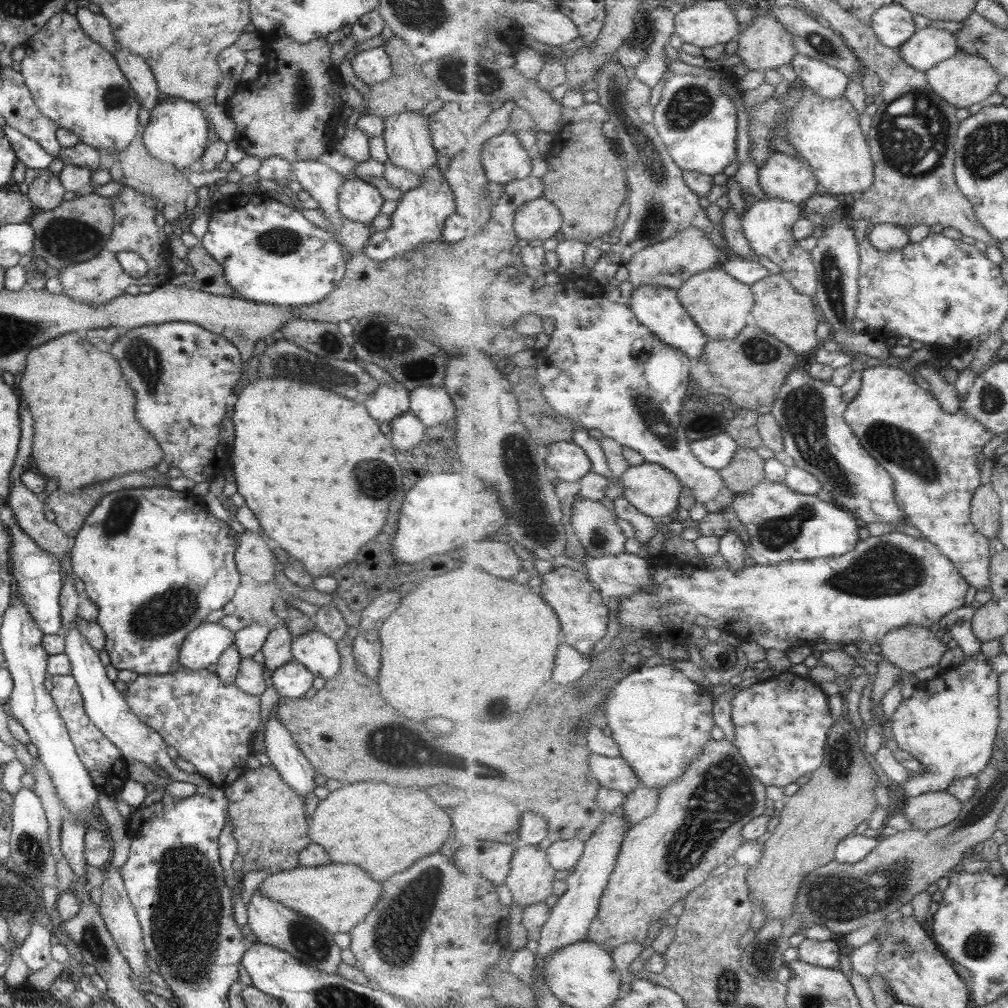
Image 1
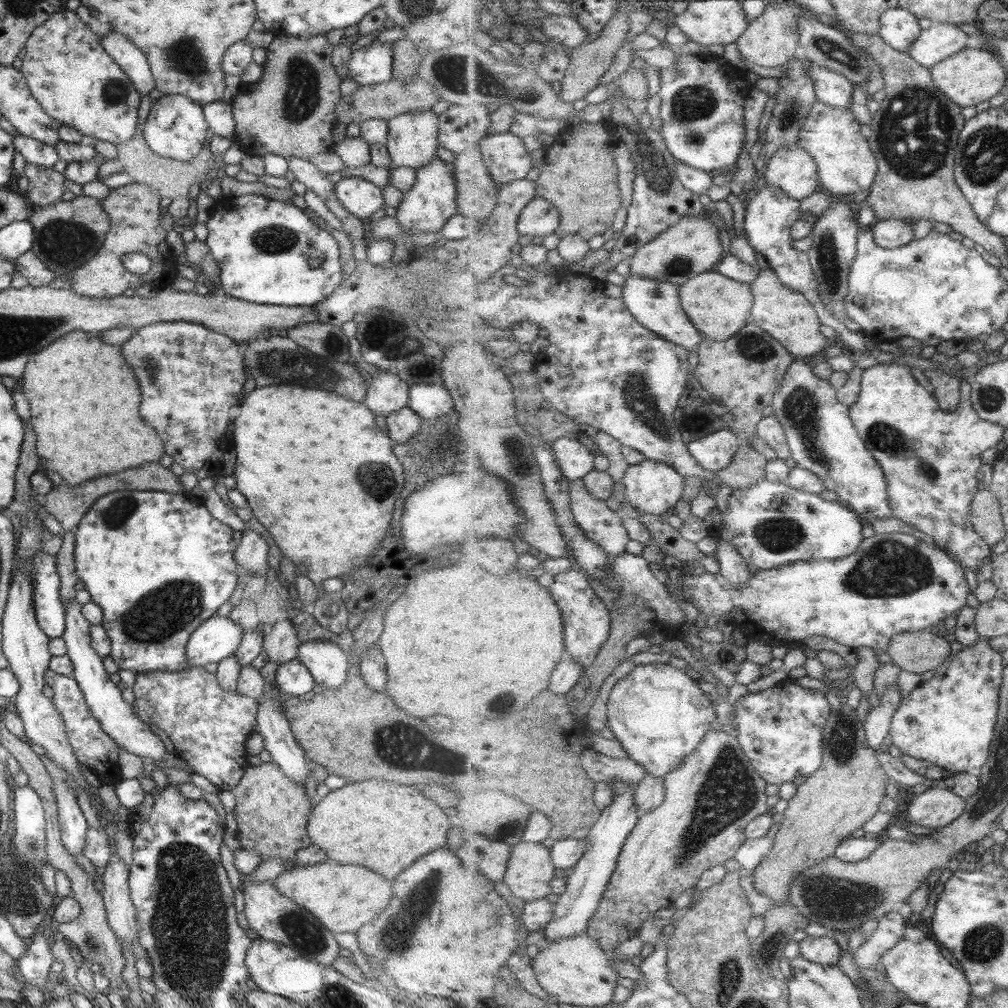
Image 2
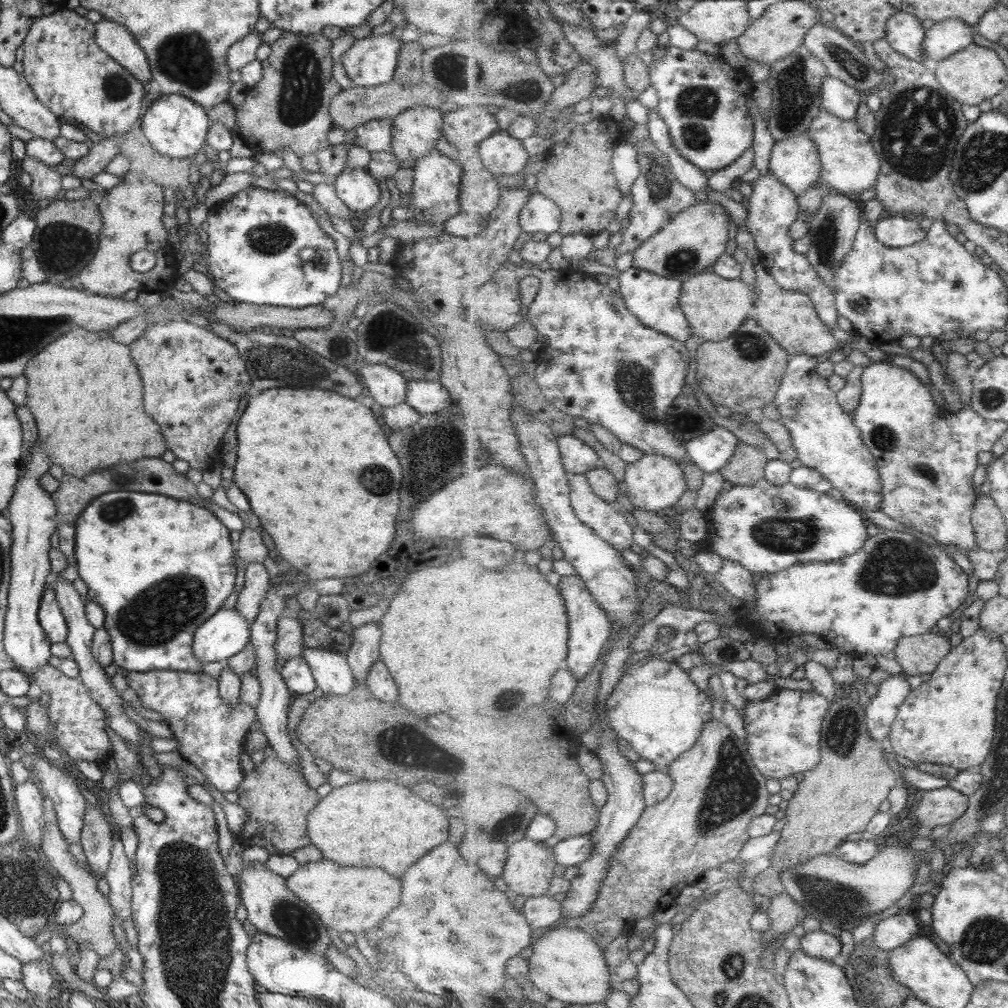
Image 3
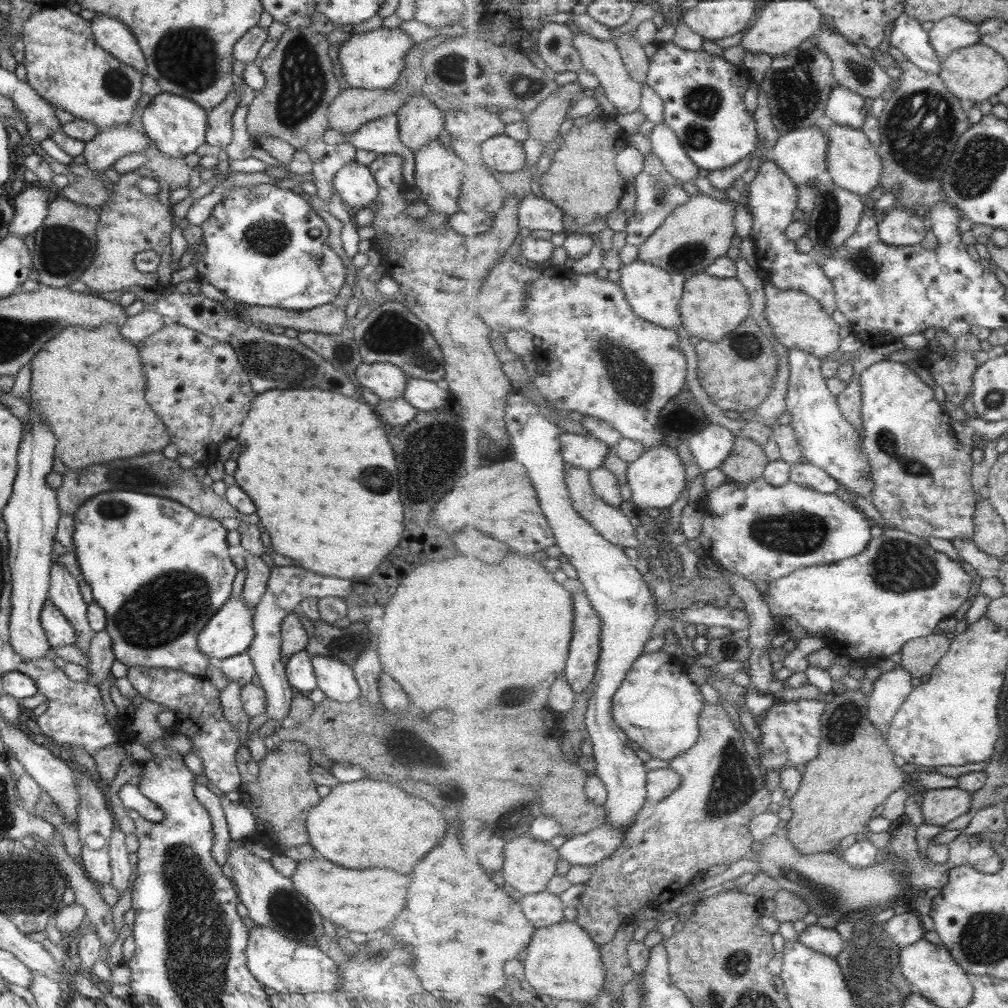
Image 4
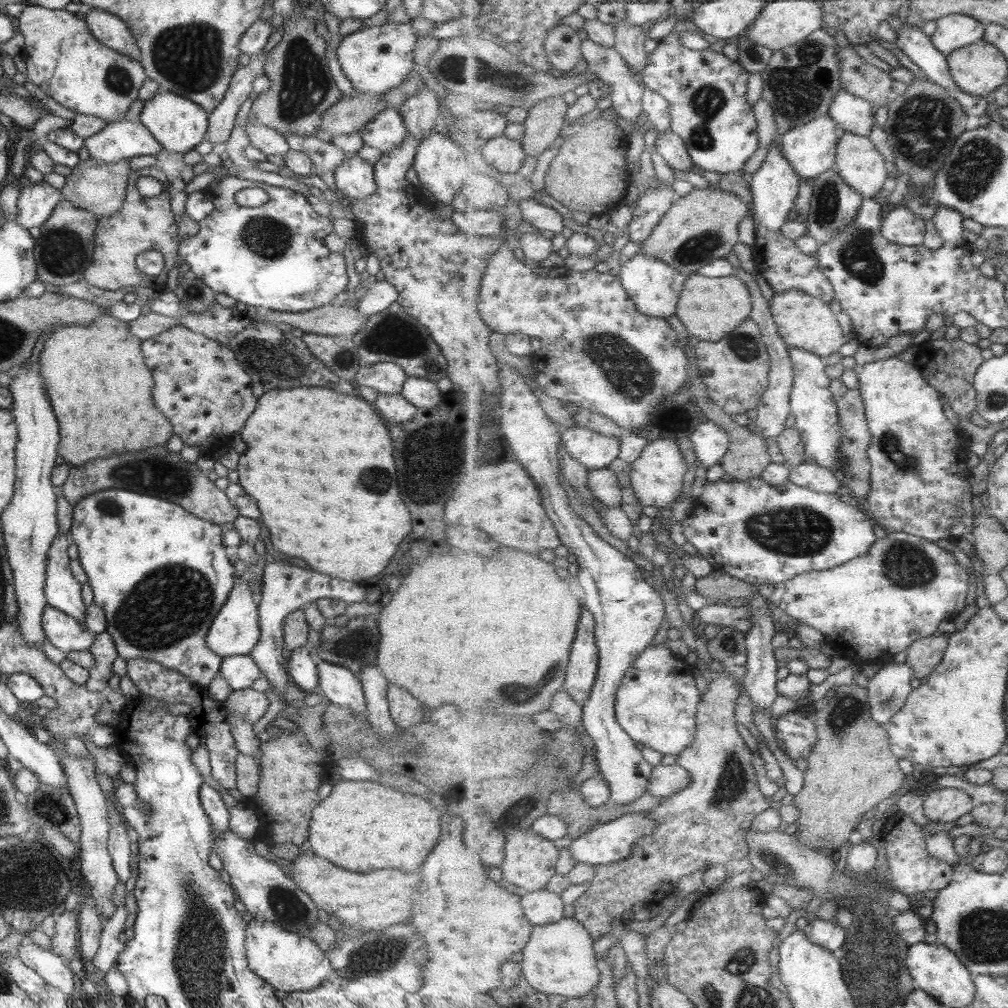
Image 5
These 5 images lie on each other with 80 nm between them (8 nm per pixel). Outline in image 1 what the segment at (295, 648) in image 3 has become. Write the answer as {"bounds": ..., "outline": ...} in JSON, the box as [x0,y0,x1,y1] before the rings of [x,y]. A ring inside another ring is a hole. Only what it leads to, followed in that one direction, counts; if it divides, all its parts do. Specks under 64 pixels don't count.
{"bounds":[260,622,292,673],"outline":[[[281,622],[267,633],[266,639],[260,648],[261,654],[263,654],[262,665],[267,672],[272,673],[273,670],[279,668],[282,664],[292,660],[292,654],[290,653],[291,641],[290,632]]]}

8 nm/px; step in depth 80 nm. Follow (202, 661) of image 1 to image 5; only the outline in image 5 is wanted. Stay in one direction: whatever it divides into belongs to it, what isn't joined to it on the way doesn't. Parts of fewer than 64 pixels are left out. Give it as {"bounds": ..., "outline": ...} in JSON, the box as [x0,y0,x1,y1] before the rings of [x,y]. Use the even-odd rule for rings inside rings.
{"bounds":[204,576,259,658],"outline":[[[247,576],[241,583],[235,583],[227,595],[227,600],[211,621],[204,636],[205,646],[221,658],[247,655],[259,638],[257,622],[257,598],[248,589]]]}

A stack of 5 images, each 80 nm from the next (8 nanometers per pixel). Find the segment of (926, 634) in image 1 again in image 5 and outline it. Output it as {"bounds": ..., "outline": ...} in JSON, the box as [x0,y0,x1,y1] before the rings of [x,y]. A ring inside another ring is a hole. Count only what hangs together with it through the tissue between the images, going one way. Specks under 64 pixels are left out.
{"bounds":[905,635,949,679],"outline":[[[931,635],[916,640],[907,648],[905,662],[914,668],[917,679],[928,677],[936,670],[936,666],[944,659],[949,643],[947,635]]]}

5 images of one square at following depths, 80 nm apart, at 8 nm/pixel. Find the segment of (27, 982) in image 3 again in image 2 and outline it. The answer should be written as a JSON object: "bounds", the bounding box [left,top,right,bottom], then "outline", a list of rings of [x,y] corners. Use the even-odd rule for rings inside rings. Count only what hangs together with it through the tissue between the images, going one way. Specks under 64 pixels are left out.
{"bounds":[16,928,54,986],"outline":[[[38,928],[28,941],[27,950],[19,958],[16,966],[18,974],[31,986],[43,985],[49,975],[49,966],[54,961],[47,944],[47,938]]]}

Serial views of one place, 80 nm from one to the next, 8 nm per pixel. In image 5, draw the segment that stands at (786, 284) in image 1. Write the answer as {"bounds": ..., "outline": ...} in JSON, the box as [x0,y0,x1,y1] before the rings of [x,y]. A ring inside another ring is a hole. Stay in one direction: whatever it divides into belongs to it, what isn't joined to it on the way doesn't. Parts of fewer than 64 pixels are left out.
{"bounds":[770,289,848,357],"outline":[[[791,289],[774,293],[770,300],[770,309],[779,334],[790,346],[804,348],[809,352],[817,353],[817,356],[826,357],[839,352],[841,346],[848,341],[837,320],[837,315],[829,308],[829,302],[821,297],[811,296],[803,290]]]}

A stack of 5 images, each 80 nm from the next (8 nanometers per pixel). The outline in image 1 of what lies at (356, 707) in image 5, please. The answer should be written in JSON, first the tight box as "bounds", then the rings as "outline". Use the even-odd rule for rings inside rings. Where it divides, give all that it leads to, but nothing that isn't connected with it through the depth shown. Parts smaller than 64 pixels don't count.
{"bounds":[290,628,340,680],"outline":[[[317,628],[292,638],[290,653],[292,660],[302,664],[314,678],[331,680],[339,670],[340,656],[336,642]]]}

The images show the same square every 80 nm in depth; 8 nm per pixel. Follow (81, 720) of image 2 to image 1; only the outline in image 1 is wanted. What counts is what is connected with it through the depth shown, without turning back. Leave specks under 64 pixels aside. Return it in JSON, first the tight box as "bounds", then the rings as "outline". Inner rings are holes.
{"bounds":[48,674,137,820],"outline":[[[70,674],[66,676],[52,676],[51,682],[53,688],[51,688],[48,693],[51,695],[58,715],[64,722],[78,759],[83,763],[85,770],[88,772],[89,778],[91,778],[96,788],[103,794],[114,798],[117,812],[127,820],[137,808],[125,804],[120,797],[120,788],[123,788],[125,781],[128,779],[127,769],[125,768],[126,763],[123,760],[122,754],[117,750],[117,748],[115,748],[114,744],[111,744],[110,740],[107,740],[101,734],[100,730],[95,728],[94,724],[91,724],[91,721],[87,718],[87,715],[84,713],[79,689]]]}

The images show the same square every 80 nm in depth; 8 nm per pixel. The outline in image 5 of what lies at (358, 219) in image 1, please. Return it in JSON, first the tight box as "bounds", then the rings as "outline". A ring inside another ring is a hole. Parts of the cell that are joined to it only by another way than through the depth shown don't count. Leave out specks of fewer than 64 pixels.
{"bounds":[333,154,376,202],"outline":[[[347,154],[333,171],[334,184],[344,202],[363,200],[376,191],[372,165],[357,154]]]}

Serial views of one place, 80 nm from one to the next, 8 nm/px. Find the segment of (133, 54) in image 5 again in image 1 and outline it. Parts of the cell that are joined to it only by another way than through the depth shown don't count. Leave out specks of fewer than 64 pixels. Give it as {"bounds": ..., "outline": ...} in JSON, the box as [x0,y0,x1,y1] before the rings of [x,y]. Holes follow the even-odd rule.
{"bounds":[113,46,159,110],"outline":[[[121,46],[113,50],[113,58],[135,93],[140,108],[151,110],[158,102],[159,91],[150,68],[145,61]]]}

